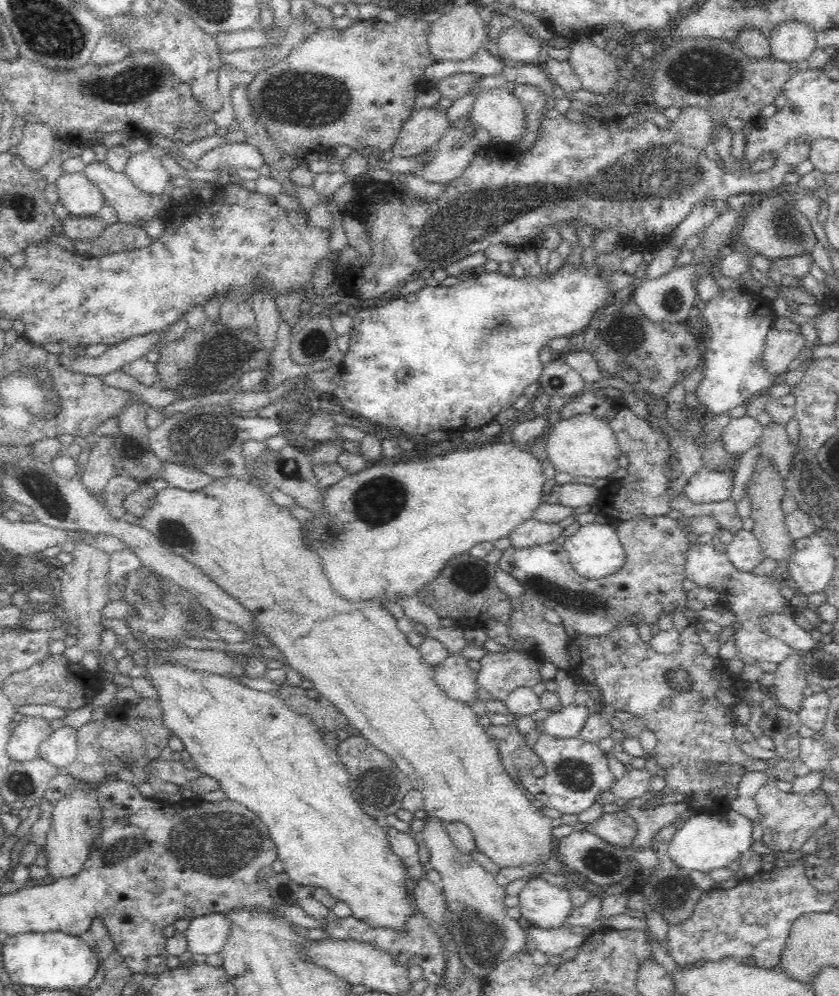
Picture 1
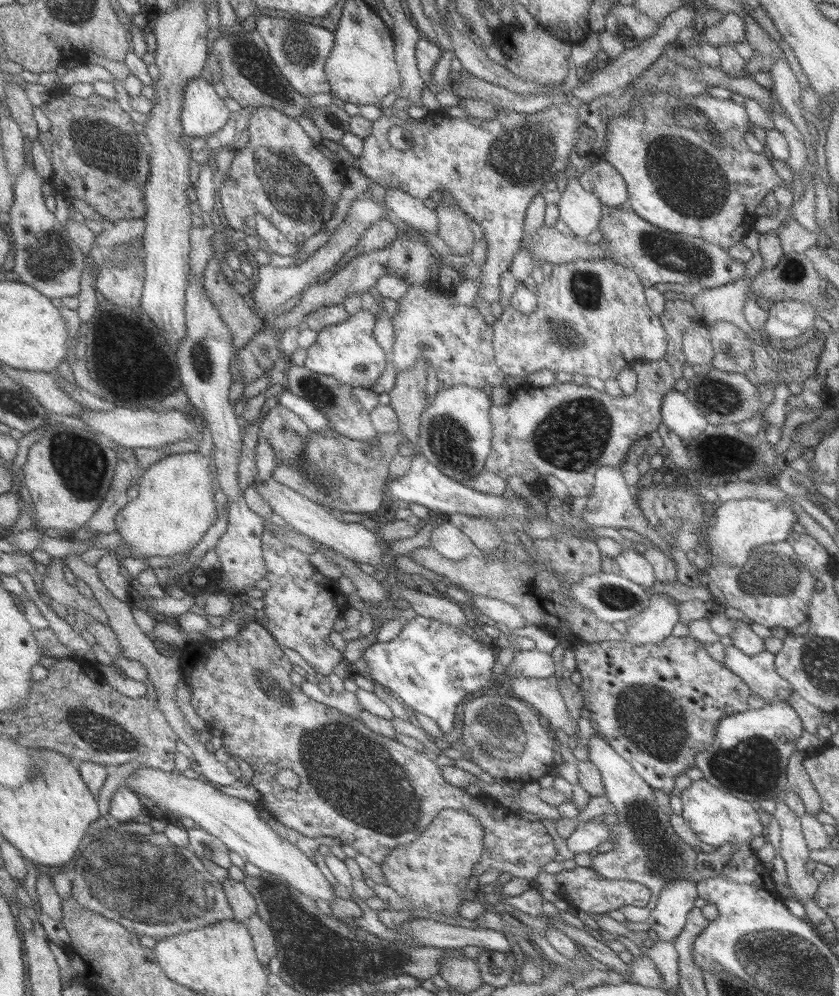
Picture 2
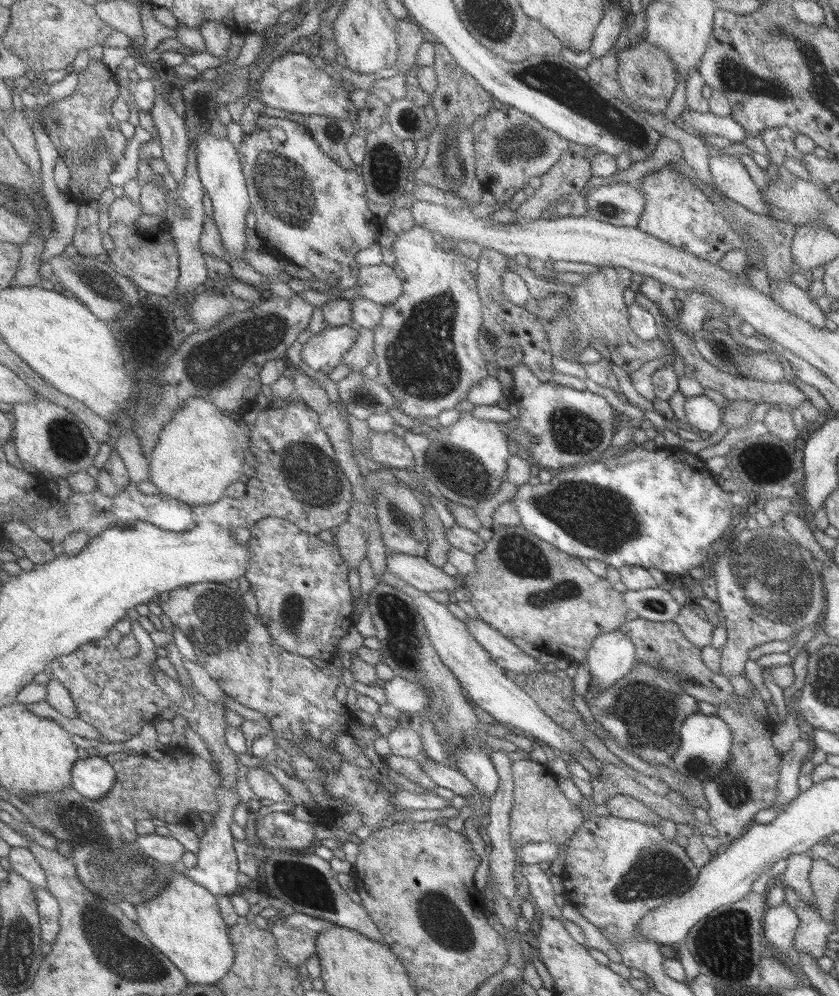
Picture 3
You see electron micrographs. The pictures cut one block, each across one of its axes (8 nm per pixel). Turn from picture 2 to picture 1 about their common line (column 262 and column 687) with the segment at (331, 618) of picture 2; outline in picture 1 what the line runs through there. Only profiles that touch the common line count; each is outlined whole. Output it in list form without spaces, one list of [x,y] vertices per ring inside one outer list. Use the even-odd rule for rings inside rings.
[[[667,515],[632,518],[626,522],[619,522],[616,532],[620,542],[624,545],[624,553],[626,553],[624,566],[616,574],[604,579],[590,580],[578,575],[570,564],[569,556],[563,550],[563,545],[557,544],[556,541],[531,547],[514,547],[509,544],[502,550],[497,567],[502,572],[507,572],[516,578],[528,594],[538,601],[542,601],[545,610],[555,610],[562,619],[567,636],[572,636],[574,633],[576,635],[578,633],[582,633],[582,635],[606,634],[615,627],[620,619],[628,619],[637,625],[637,618],[642,617],[648,625],[653,626],[658,624],[658,618],[662,612],[668,612],[672,616],[676,606],[680,606],[685,614],[690,615],[684,606],[688,599],[686,591],[682,587],[685,579],[683,559],[685,556],[683,554],[687,547],[687,536],[677,520]]]

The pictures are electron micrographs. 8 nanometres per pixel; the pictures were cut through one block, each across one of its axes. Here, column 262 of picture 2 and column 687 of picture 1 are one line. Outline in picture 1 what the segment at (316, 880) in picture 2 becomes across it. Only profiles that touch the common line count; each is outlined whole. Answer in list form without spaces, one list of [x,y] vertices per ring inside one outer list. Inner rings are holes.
[[[729,808],[723,813],[718,811],[692,810],[692,816],[676,830],[668,852],[674,864],[688,872],[707,873],[718,868],[726,868],[736,861],[749,848],[754,847],[752,840],[753,822]]]

